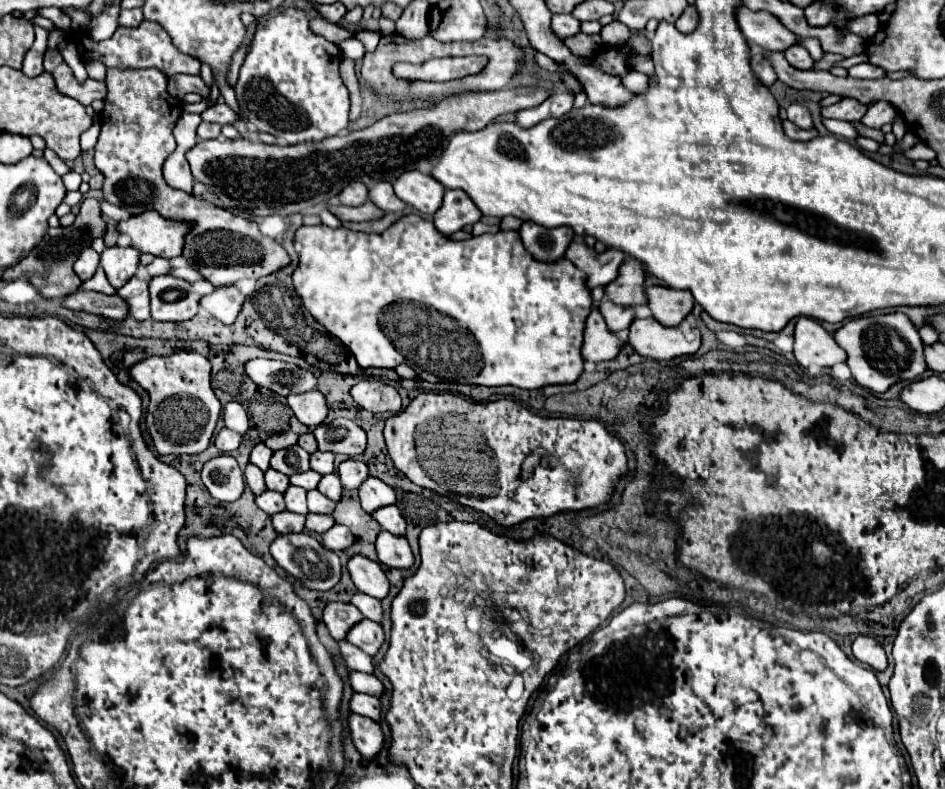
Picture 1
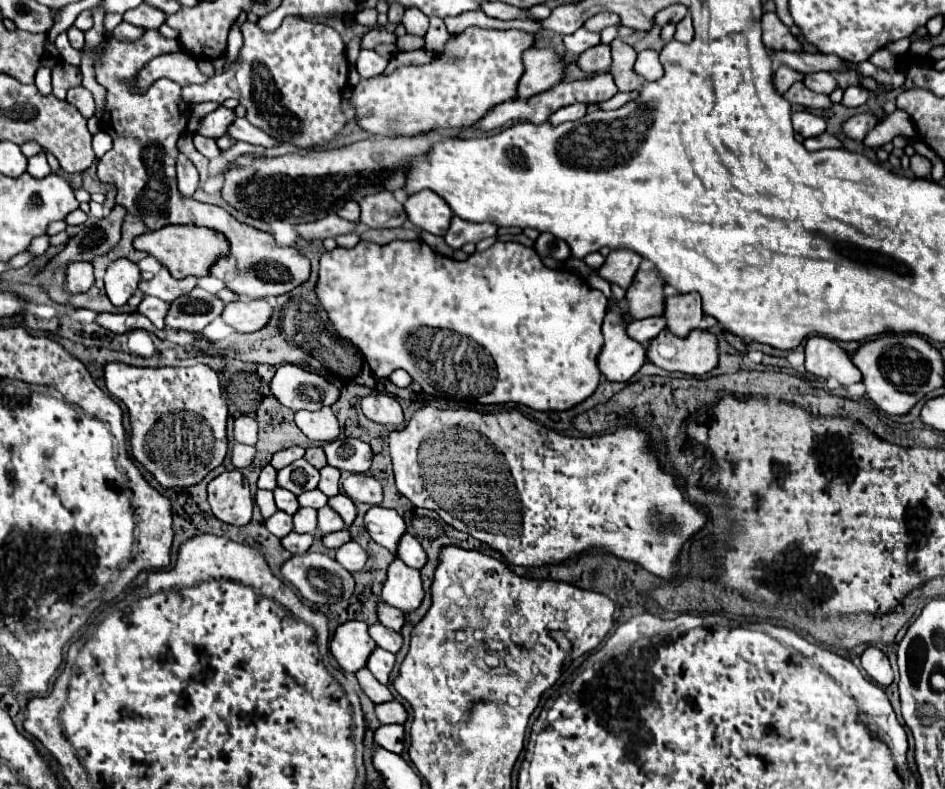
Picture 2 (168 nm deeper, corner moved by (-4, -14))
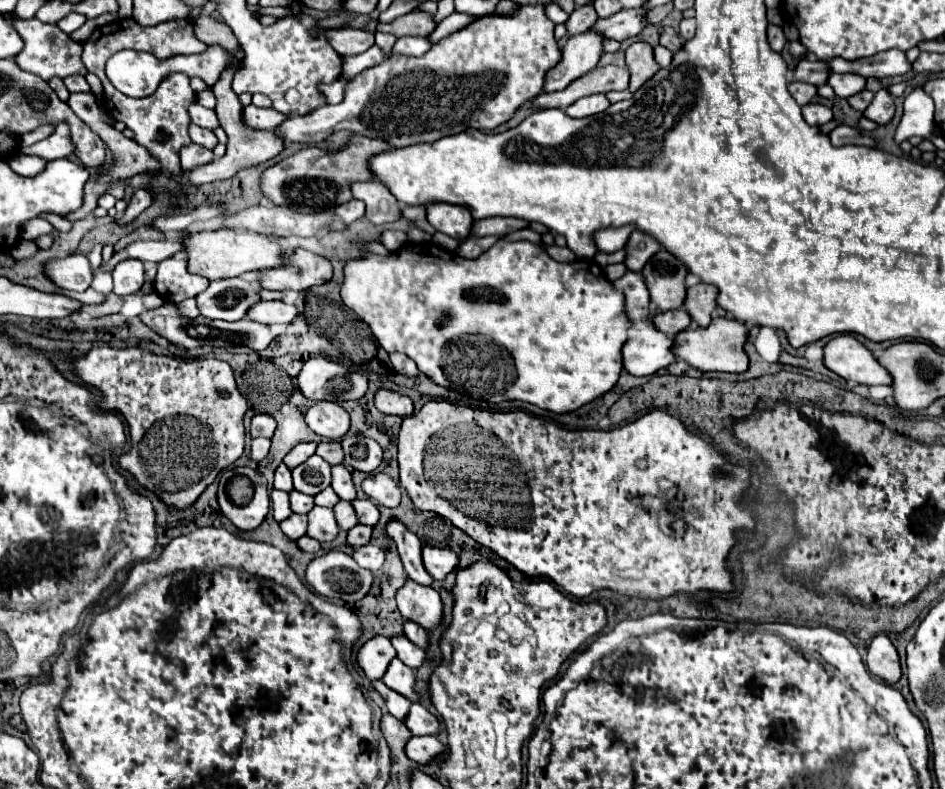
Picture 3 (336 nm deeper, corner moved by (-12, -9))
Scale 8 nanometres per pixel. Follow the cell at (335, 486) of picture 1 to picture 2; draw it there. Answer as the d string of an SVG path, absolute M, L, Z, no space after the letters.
M338 494L338 496L330 498L328 504L342 516L342 520L346 522L346 526L350 526L354 522L354 518L356 518L356 506L354 506L354 502L348 496Z

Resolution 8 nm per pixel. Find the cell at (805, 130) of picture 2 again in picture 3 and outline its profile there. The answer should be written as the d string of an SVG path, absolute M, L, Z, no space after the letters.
M818 103L804 105L802 107L802 115L804 115L804 121L808 125L816 125L816 127L832 121L832 111L828 107L824 107L824 105L818 105Z

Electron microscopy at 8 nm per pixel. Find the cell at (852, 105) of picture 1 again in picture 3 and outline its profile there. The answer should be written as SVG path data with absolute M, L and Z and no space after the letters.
M880 89L874 95L872 103L864 111L864 117L876 121L878 125L884 125L884 123L888 123L894 117L894 103L892 103L892 99L890 99L890 95L888 95L886 89Z

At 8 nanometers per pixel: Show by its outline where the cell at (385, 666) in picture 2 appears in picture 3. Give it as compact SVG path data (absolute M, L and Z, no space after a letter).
M394 657L394 661L390 661L390 665L388 665L382 681L390 689L406 695L410 701L418 699L418 695L414 693L414 669L406 667L398 657Z

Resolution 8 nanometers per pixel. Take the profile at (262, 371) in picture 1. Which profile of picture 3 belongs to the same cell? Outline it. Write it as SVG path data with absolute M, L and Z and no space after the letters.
M314 357L298 373L298 389L310 401L348 401L360 399L368 389L362 371L350 371L348 365Z

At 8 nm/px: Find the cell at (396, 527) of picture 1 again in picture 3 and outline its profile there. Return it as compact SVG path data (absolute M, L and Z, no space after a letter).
M422 545L422 561L426 571L438 581L442 581L446 573L450 573L458 565L458 557L454 557L450 549L436 549L430 545Z

